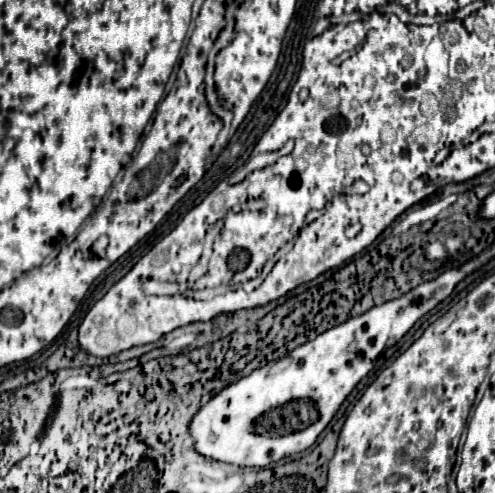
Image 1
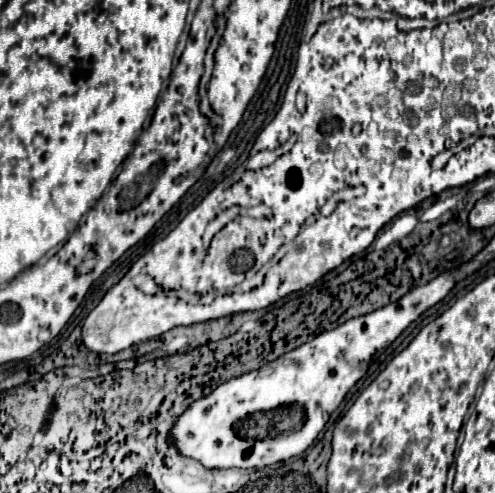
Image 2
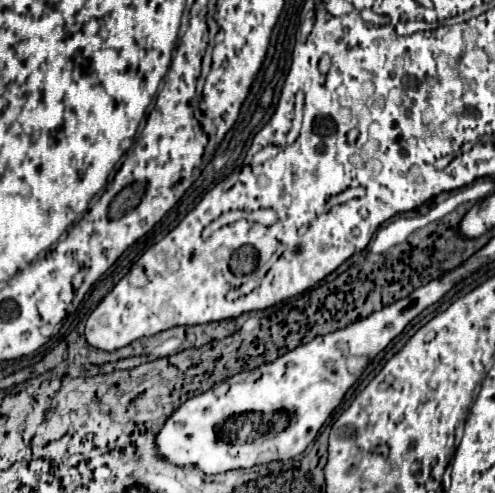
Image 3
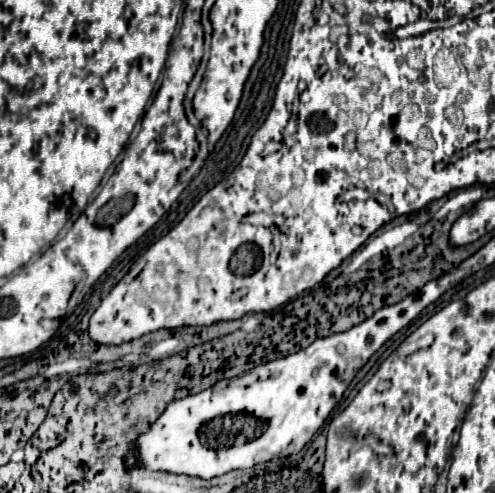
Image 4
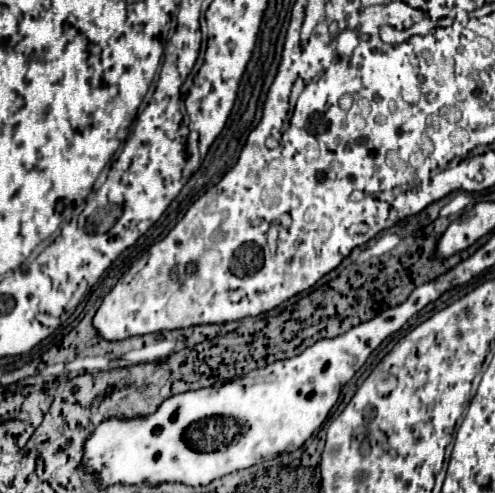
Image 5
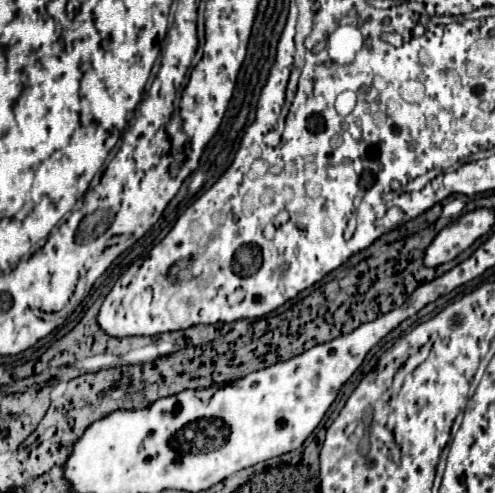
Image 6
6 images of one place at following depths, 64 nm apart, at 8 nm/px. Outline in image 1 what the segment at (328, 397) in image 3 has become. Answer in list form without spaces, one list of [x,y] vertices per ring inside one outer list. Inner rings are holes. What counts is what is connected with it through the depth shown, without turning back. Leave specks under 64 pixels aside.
[[[460,268],[447,269],[442,276],[412,288],[408,294],[322,332],[284,358],[268,362],[222,388],[188,424],[194,450],[212,462],[256,468],[304,452],[316,442],[346,396],[372,370],[380,352],[396,344],[418,318],[448,298],[464,276],[466,272]]]

